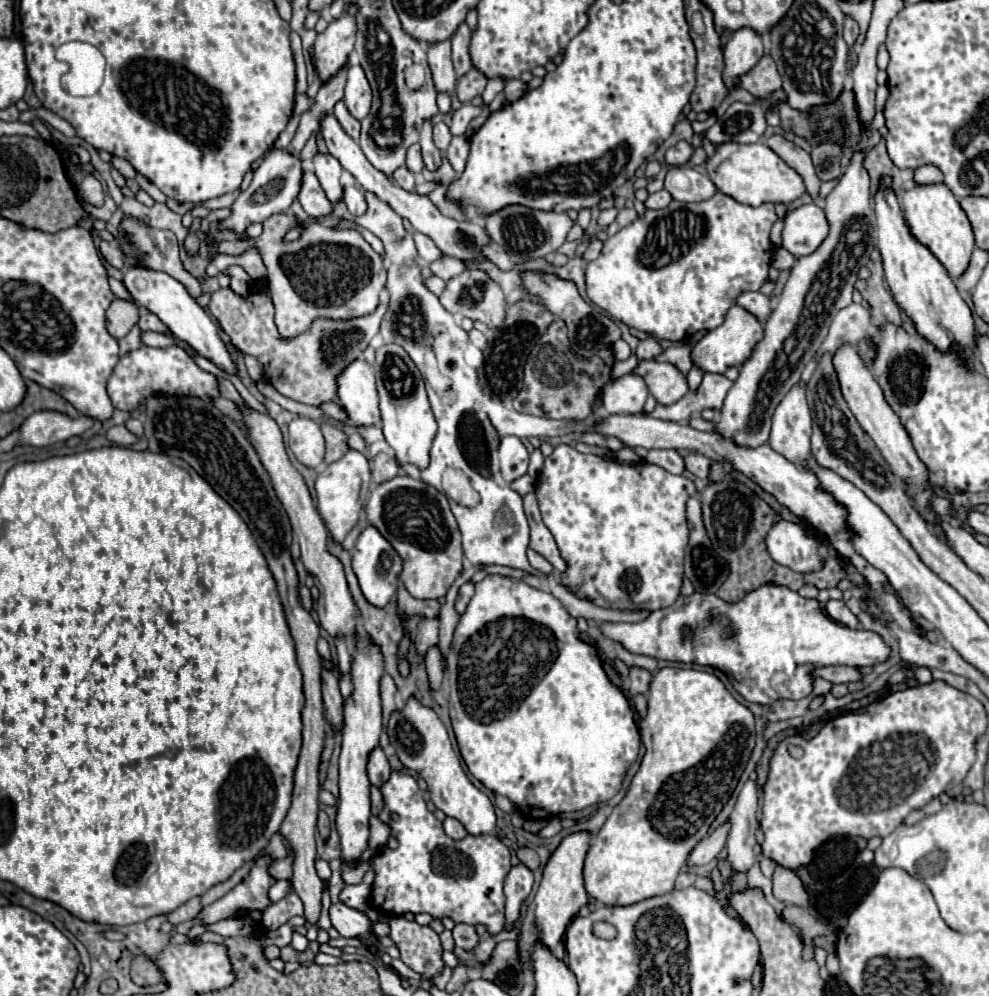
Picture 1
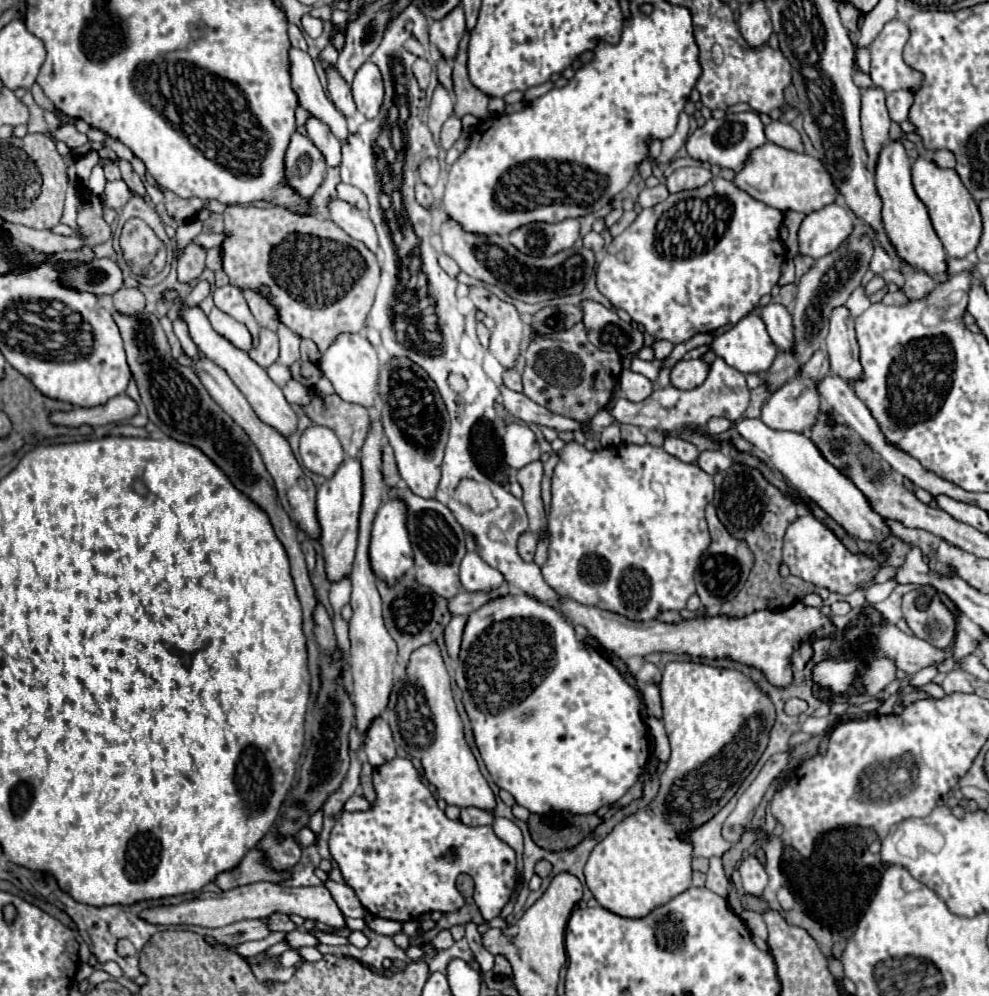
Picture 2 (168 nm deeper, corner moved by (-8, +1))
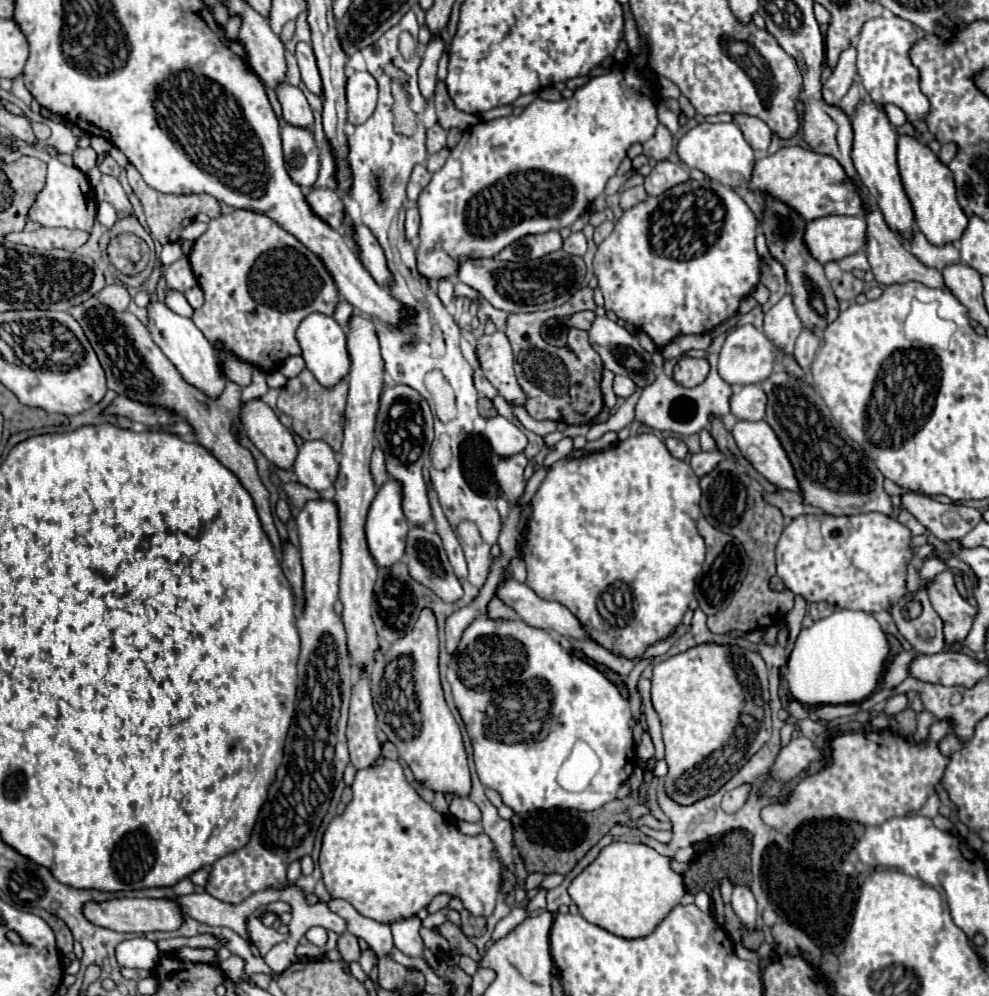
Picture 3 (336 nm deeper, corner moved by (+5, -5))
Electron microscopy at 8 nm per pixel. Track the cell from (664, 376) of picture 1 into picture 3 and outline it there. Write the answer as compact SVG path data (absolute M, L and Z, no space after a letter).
M682 356L678 360L678 364L674 366L674 380L684 388L694 388L706 378L708 370L710 370L710 366L704 358Z

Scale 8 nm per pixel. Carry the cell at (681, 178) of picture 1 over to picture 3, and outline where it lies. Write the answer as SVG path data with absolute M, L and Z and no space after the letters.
M664 160L664 162L658 162L656 168L646 176L644 188L646 188L648 196L658 196L686 180L690 180L690 174L684 166Z

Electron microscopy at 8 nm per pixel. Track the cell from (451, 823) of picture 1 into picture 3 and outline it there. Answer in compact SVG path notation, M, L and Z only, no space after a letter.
M456 796L450 804L450 812L458 818L458 820L466 820L466 822L480 822L482 820L482 814L480 814L480 808L470 802L468 798L460 798Z

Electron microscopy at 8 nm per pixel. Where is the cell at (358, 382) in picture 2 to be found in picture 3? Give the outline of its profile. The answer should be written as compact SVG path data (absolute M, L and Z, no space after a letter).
M314 314L302 320L298 326L298 342L302 344L302 358L306 360L306 368L314 374L314 378L324 388L334 388L340 380L348 378L350 374L350 354L346 346L346 330L330 316Z

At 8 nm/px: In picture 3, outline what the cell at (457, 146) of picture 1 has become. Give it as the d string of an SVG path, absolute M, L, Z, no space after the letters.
M442 148L440 152L432 154L432 156L428 158L428 164L426 164L426 168L428 168L430 172L436 172L436 170L440 170L440 168L444 166L444 162L446 162L448 154L450 154L450 150L448 150L448 148Z

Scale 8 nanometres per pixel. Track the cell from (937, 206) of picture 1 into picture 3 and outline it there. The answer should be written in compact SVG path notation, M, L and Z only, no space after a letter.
M900 136L898 138L898 168L900 168L904 190L914 208L916 226L926 236L926 240L934 246L946 246L960 240L968 226L968 216L964 214L964 210L960 208L956 200L956 188L954 188L952 172L948 170L948 166L944 166L938 160L938 156L924 146L922 140L914 136Z

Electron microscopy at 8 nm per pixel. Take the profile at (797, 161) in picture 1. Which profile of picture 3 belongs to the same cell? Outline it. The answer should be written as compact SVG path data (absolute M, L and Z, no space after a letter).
M736 114L734 116L736 124L740 126L746 142L754 148L754 150L768 150L770 142L772 142L772 130L768 128L766 122L762 122L760 118L752 118L752 116L742 116Z

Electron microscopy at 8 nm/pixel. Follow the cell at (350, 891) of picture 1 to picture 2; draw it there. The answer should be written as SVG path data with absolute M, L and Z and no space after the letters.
M327 878L323 882L323 886L331 892L333 900L337 902L337 906L345 918L363 918L367 914L365 908L361 906L359 898L355 896L355 892L347 884L337 884L331 878Z

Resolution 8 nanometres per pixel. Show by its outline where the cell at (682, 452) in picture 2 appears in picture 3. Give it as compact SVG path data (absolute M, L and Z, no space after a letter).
M666 438L666 446L668 446L668 452L674 456L674 458L680 458L680 460L684 460L686 458L686 454L688 454L688 448L686 448L686 444L682 442L682 440L678 440L678 438Z

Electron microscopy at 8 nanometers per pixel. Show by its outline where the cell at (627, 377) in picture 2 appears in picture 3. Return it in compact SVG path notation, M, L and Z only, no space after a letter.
M614 376L614 394L618 398L628 398L634 392L634 382L628 376Z

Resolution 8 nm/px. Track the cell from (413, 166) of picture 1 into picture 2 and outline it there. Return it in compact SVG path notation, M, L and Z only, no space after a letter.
M427 158L421 166L419 166L419 178L423 184L427 186L435 186L439 180L439 162L437 158Z

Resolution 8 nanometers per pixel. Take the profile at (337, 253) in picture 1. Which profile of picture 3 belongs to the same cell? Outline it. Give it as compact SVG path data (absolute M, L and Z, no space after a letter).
M234 210L210 220L208 230L194 242L188 260L204 292L204 306L194 310L192 316L194 324L210 342L222 340L238 358L256 364L266 372L274 372L280 368L284 358L302 352L296 340L296 330L306 316L314 312L334 316L340 302L336 282L322 258L310 252L298 238L280 228L266 214Z

